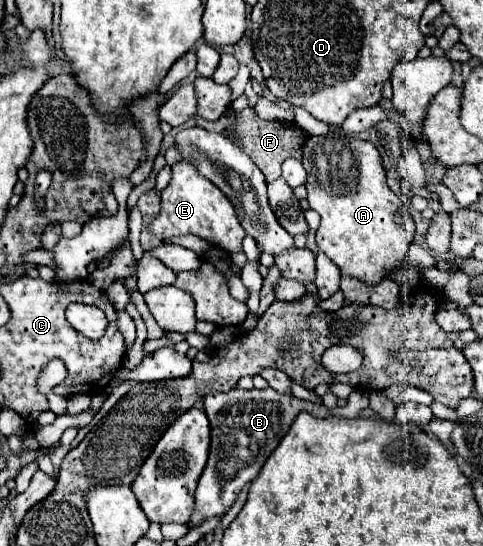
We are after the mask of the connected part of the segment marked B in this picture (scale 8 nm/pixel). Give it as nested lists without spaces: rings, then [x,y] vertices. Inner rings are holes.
[[[233,388],[231,392],[213,392],[203,398],[205,414],[211,424],[211,448],[209,460],[201,474],[197,492],[195,492],[195,508],[189,520],[189,528],[201,526],[205,520],[213,516],[223,516],[235,504],[239,492],[245,484],[249,484],[261,470],[267,456],[275,450],[281,438],[287,434],[289,426],[293,424],[295,416],[303,410],[311,412],[313,416],[343,416],[343,418],[357,418],[363,408],[369,406],[367,394],[361,390],[353,390],[345,408],[329,410],[323,404],[315,404],[309,400],[299,400],[291,394],[275,392],[273,388],[265,390],[243,390]]]

